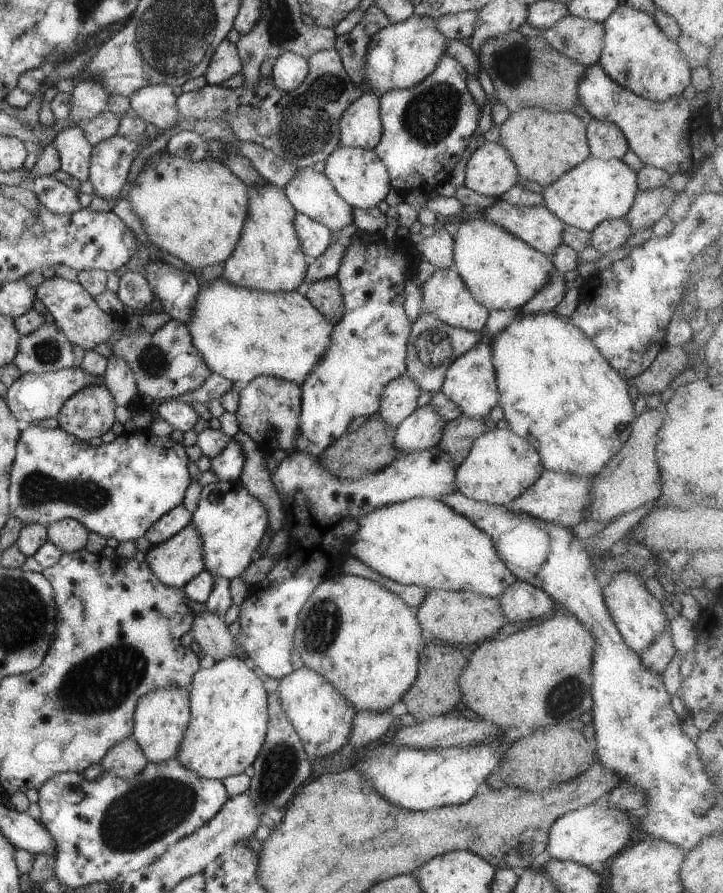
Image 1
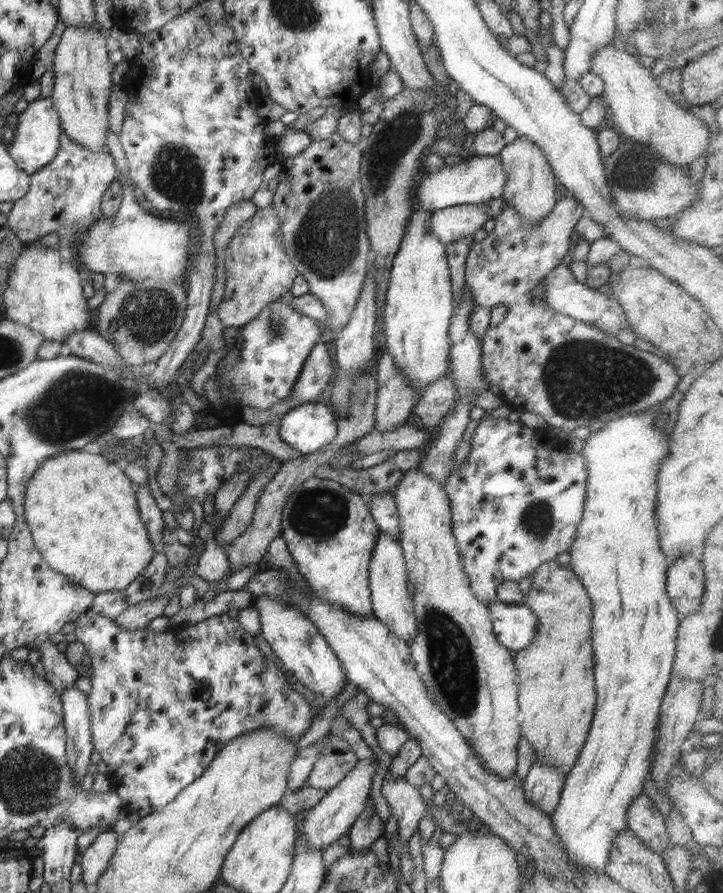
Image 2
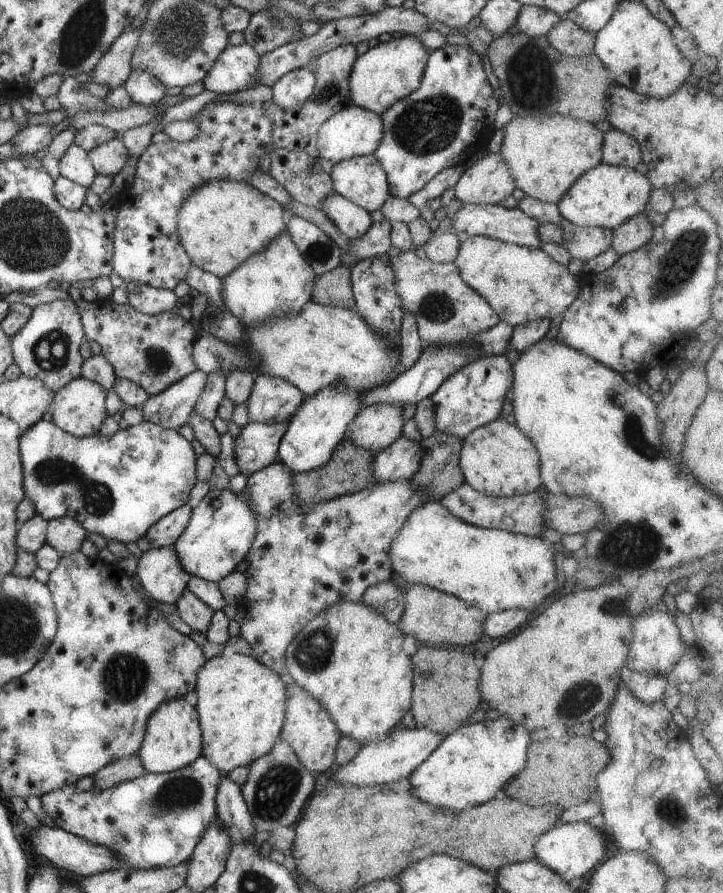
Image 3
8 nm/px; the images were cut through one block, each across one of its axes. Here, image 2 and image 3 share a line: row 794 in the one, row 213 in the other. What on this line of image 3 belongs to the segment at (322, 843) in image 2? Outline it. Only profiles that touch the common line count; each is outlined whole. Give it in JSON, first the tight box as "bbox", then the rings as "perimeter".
{"bbox":[321,193,373,240],"perimeter":[[[330,193],[321,202],[321,209],[349,240],[362,236],[373,223],[370,212],[338,193]]]}

